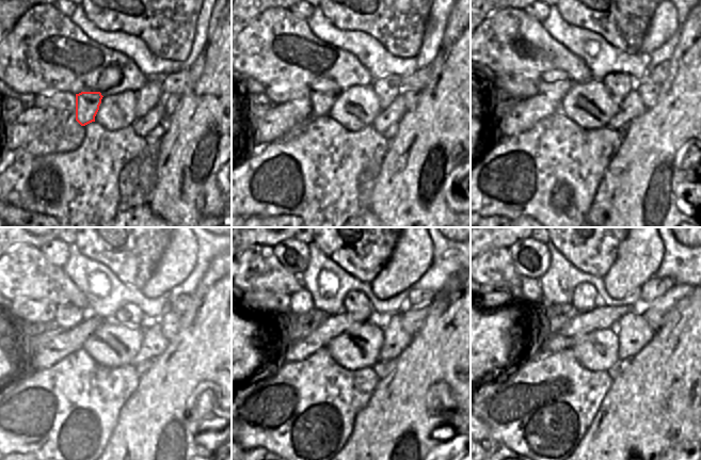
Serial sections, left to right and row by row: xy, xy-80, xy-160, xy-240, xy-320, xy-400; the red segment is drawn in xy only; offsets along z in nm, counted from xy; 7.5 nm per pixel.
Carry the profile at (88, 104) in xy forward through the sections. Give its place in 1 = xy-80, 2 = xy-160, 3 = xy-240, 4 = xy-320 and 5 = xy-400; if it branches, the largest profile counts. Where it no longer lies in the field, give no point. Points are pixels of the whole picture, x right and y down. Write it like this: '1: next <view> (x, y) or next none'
1: next xy-80 (322, 97)
2: next xy-160 (555, 84)
3: next xy-240 (66, 317)
4: next xy-320 (301, 302)
5: next xy-400 (531, 291)

